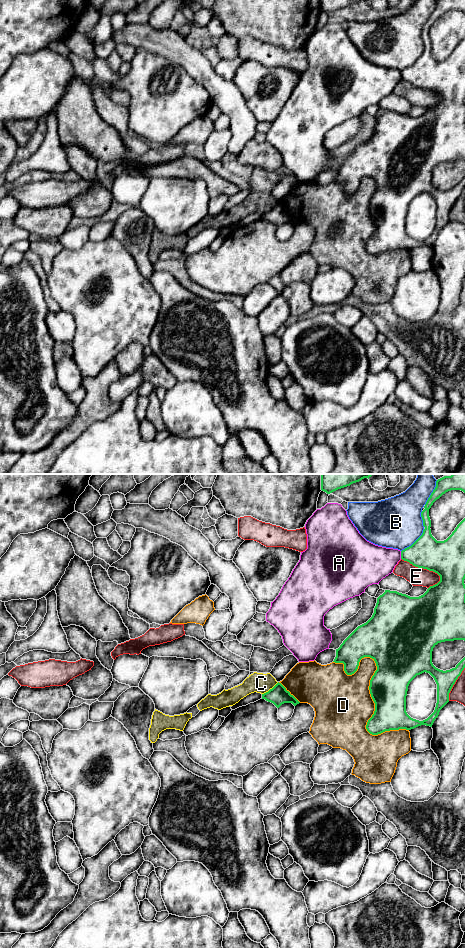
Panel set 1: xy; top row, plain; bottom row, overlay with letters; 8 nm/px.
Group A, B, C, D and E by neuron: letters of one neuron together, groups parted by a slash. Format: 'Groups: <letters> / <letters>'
Groups: A / B / C / D / E

